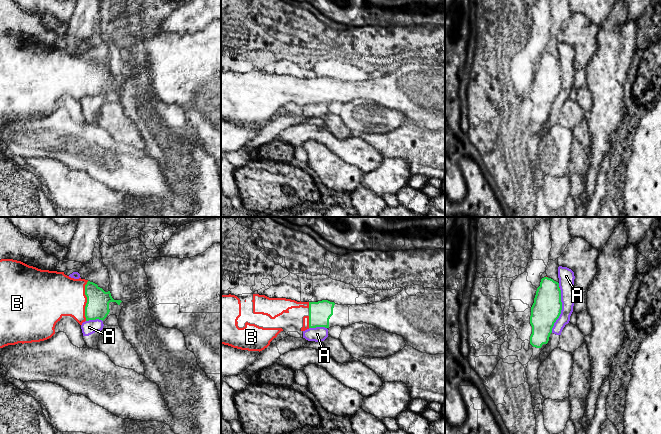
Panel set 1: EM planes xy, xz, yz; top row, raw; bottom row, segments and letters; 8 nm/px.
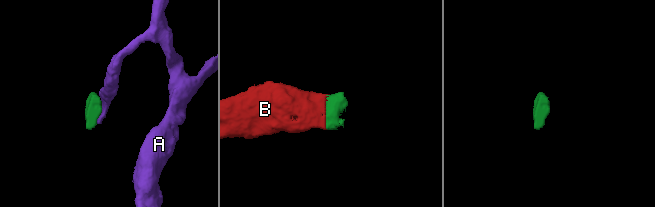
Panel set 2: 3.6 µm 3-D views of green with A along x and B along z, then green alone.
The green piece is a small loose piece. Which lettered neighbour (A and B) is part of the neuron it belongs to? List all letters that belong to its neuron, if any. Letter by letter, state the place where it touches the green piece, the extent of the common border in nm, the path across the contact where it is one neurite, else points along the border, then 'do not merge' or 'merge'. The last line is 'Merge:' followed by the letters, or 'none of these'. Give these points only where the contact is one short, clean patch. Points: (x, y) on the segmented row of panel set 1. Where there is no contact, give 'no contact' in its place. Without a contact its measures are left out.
A: yz (561, 309) | 360 nm | along yz (560, 288), (561, 313), (554, 323), (551, 332) | do not merge
B: xy (87, 301) | 320 nm | merge
Merge: B

